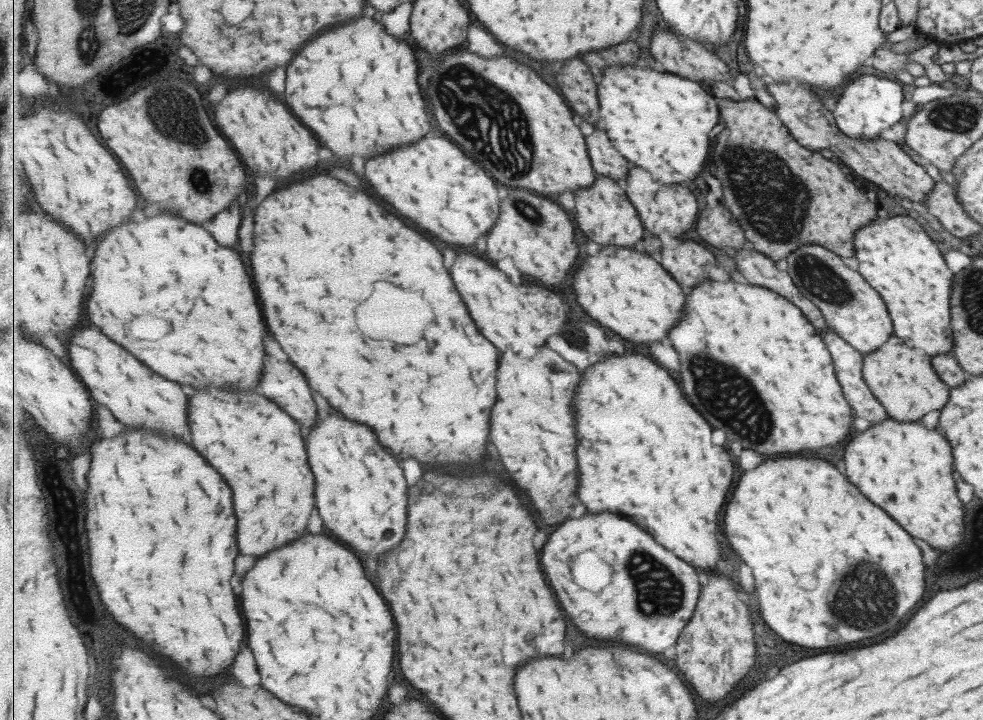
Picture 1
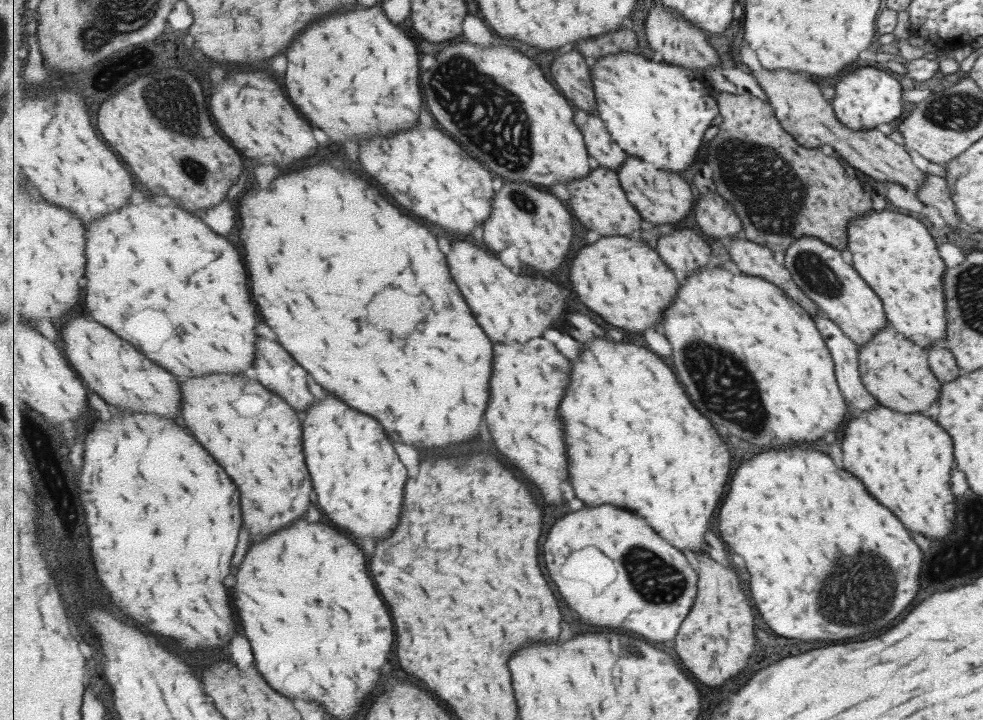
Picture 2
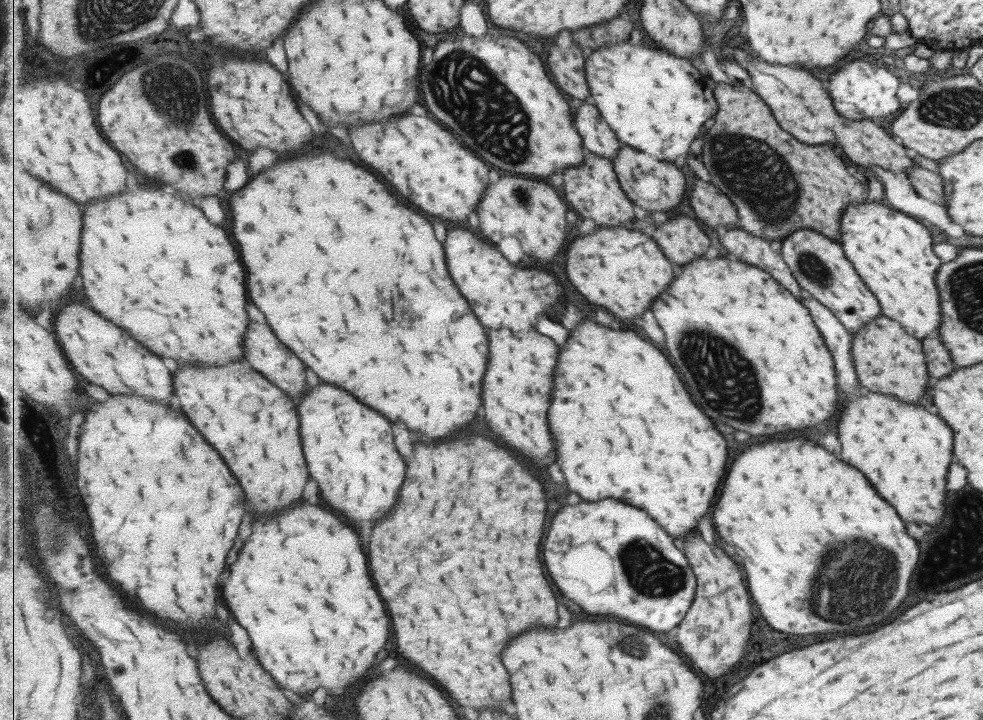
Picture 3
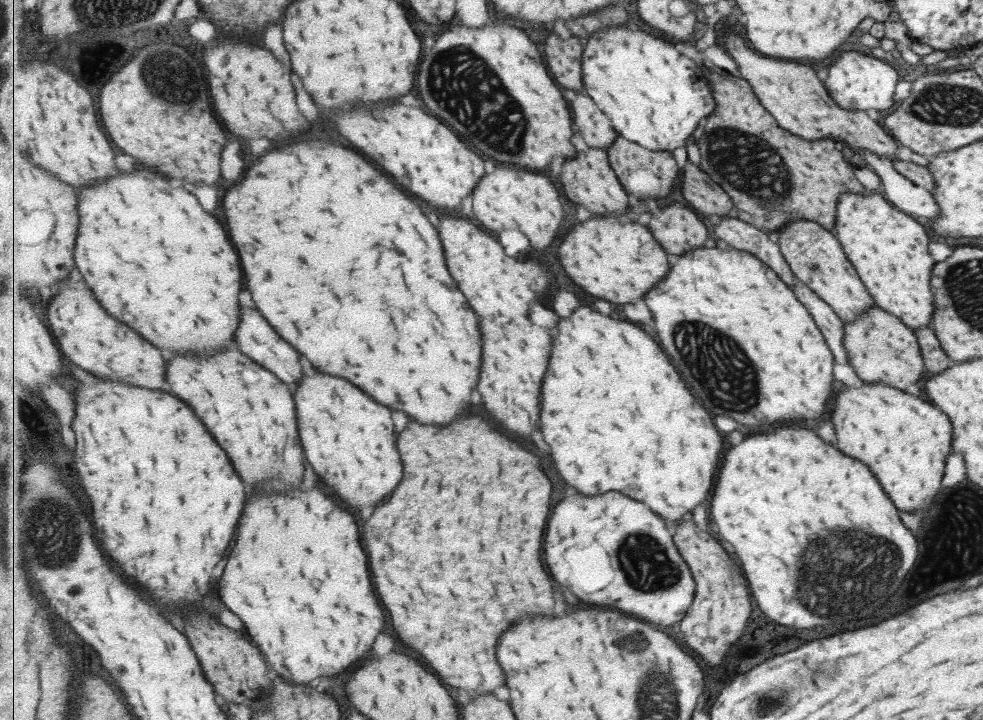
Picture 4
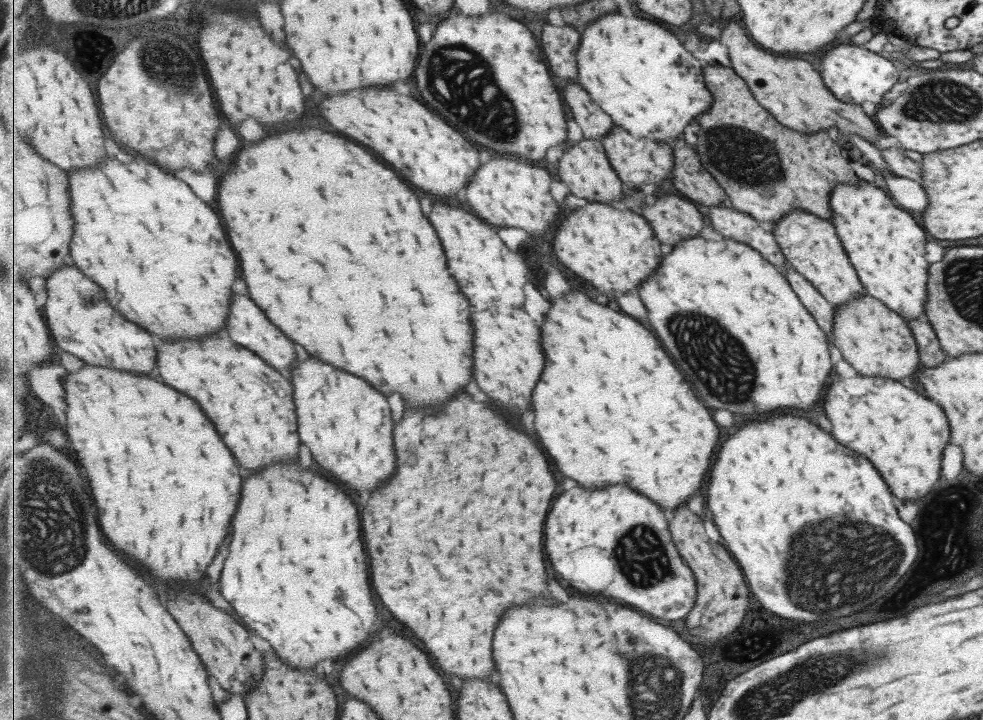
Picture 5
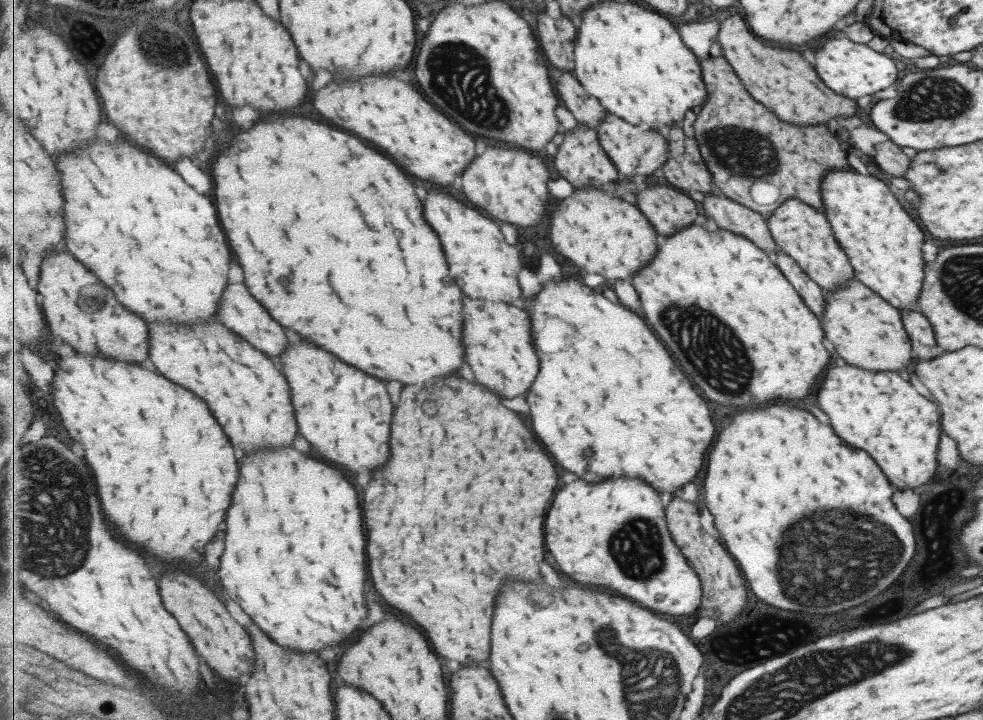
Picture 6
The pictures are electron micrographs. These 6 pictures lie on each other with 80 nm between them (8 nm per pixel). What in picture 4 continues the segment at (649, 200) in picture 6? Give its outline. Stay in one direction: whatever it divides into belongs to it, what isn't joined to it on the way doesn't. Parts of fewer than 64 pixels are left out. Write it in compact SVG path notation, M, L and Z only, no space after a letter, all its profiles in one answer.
M671 203L658 209L653 208L648 226L662 247L675 256L683 256L694 248L705 246L709 238L708 225L705 225L702 216L689 205L685 207L679 203Z

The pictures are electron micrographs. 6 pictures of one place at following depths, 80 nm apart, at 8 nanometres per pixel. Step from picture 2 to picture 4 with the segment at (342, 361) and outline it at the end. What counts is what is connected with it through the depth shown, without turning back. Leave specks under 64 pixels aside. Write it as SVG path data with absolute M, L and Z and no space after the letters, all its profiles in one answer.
M303 140L287 144L283 148L271 150L255 166L251 166L243 178L245 182L235 184L225 196L225 216L229 222L231 238L243 256L243 270L247 272L247 286L259 304L259 310L285 340L291 340L301 354L305 354L315 368L321 372L331 372L333 376L343 376L345 380L355 380L359 388L367 388L375 400L387 404L391 410L401 410L421 424L449 424L471 406L473 390L479 384L481 362L483 362L483 336L479 330L479 316L469 306L465 294L459 290L457 282L449 274L445 250L437 228L423 214L421 206L413 198L403 194L393 178L379 172L361 154L335 146L323 140Z

